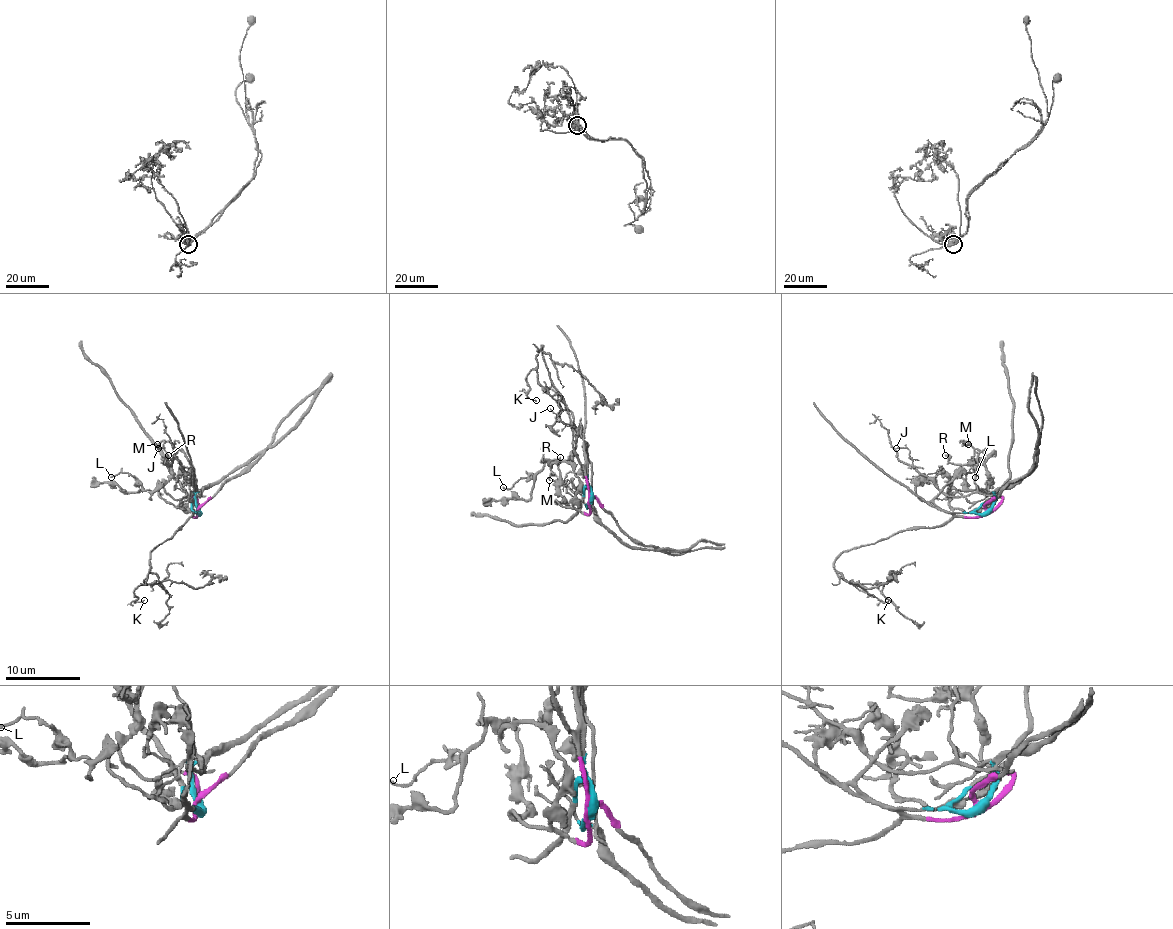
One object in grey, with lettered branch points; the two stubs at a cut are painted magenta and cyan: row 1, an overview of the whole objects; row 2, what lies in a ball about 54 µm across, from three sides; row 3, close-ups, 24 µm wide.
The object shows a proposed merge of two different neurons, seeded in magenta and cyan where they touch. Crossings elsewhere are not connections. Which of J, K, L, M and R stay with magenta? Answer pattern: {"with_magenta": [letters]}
{"with_magenta": ["K", "L", "R"]}

